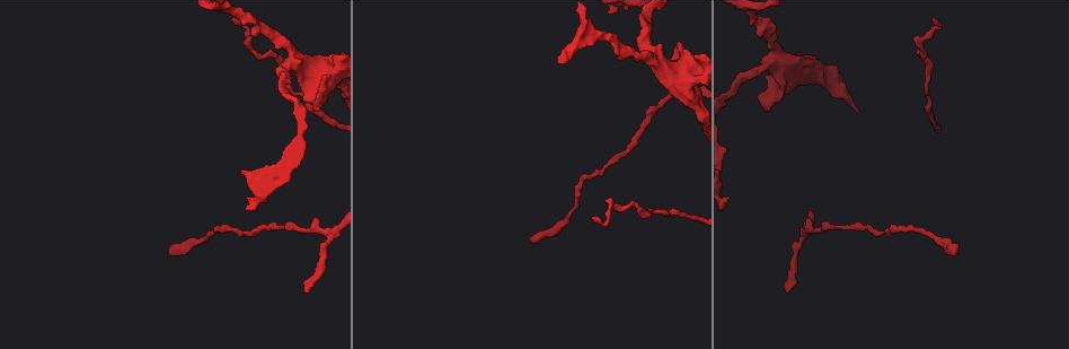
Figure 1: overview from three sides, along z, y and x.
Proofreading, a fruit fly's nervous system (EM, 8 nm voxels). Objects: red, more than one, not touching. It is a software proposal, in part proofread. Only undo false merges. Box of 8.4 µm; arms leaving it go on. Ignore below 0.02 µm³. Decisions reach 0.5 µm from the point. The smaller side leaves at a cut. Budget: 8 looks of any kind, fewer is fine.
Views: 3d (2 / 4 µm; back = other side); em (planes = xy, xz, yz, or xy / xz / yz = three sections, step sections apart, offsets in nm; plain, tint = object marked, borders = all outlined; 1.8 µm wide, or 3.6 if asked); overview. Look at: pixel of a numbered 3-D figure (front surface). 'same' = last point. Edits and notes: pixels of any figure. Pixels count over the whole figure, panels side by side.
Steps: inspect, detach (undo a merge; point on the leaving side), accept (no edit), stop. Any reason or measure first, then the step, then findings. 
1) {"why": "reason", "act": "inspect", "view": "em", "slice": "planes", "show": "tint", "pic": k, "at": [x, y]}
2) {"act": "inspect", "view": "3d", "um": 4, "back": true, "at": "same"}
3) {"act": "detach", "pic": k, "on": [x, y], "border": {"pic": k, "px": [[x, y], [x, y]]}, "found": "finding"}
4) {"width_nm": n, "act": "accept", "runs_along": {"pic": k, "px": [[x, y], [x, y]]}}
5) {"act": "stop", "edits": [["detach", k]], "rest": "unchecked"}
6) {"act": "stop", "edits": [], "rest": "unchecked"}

{"why": "thick turns thin", "act": "inspect", "view": "3d", "um": 4, "pic": 1, "at": [194, 243]}

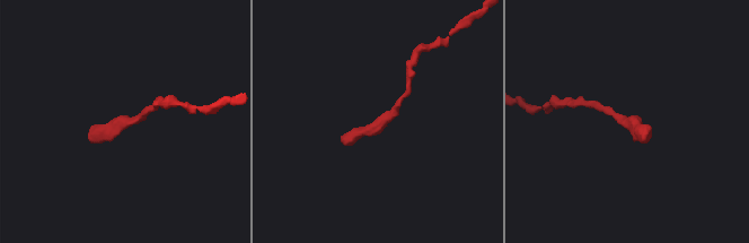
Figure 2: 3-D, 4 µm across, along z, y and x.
{"why": "now the EM", "act": "inspect", "view": "em", "slice": "yz", "step": 8, "show": "tint", "pic": 2, "at": [630, 120]}

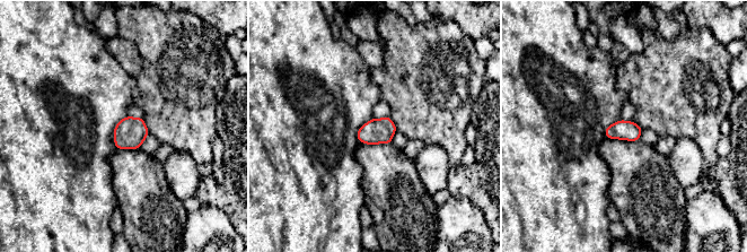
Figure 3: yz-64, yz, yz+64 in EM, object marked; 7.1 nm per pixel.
{"width_nm": 140, "act": "accept", "found": "continuous, no second cell"}

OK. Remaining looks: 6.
{"act": "inspect", "view": "em", "slice": "planes", "show": "tint", "pic": 1, "at": [280, 58]}

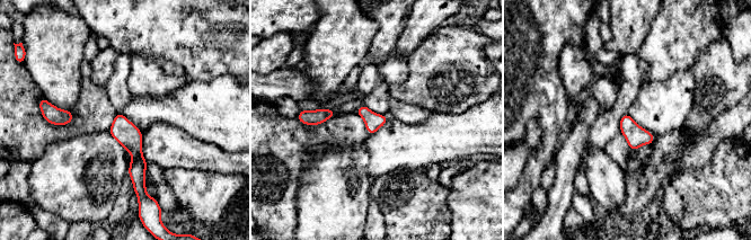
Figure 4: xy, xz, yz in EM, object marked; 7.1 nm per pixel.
{"act": "accept", "runs_along": {"pic": 4, "px": [[118, 116], [137, 152], [141, 188]]}, "found": "continuous, no second cell"}

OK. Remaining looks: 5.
{"why": "three arms meet", "act": "inspect", "view": "em", "um": 3.6, "slice": "planes", "show": "borders", "pic": 1, "at": [659, 63]}

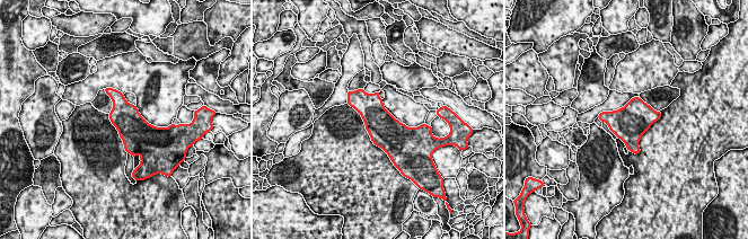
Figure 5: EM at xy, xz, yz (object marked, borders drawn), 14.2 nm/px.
{"act": "accept", "found": "continuous, no second cell"}

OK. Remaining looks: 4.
{"why": "sharp bend", "act": "inspect", "view": "em", "slice": "planes", "show": "tint", "pic": 1, "at": [802, 235]}

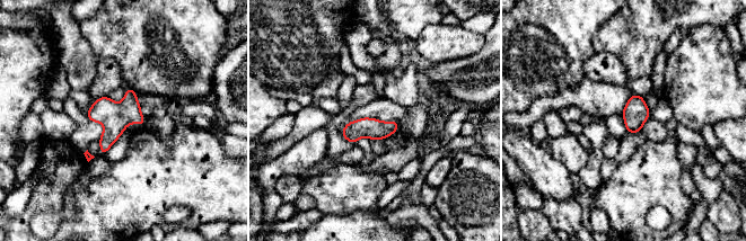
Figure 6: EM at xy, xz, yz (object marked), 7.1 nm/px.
{"act": "accept", "found": "one cell here"}

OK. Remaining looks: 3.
{"act": "stop", "edits": [], "rest": "unchecked"}

